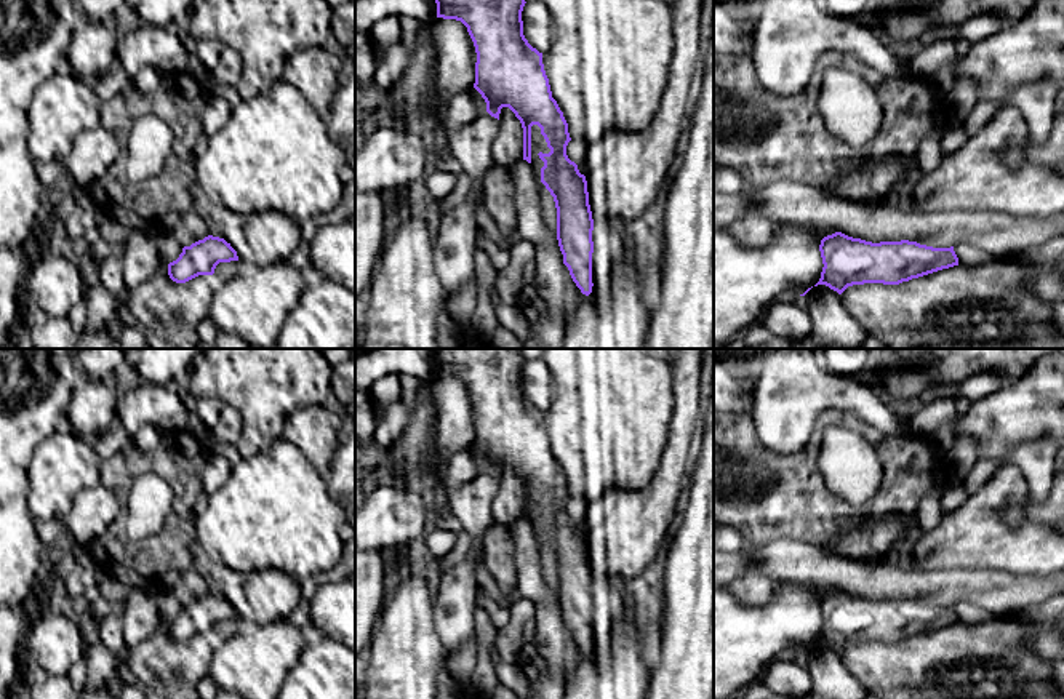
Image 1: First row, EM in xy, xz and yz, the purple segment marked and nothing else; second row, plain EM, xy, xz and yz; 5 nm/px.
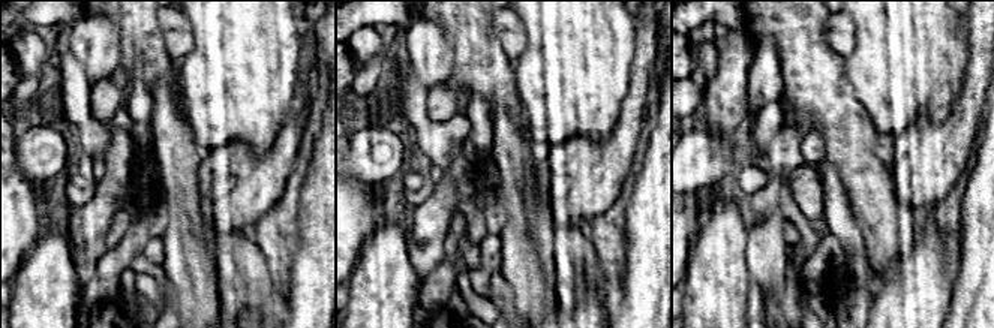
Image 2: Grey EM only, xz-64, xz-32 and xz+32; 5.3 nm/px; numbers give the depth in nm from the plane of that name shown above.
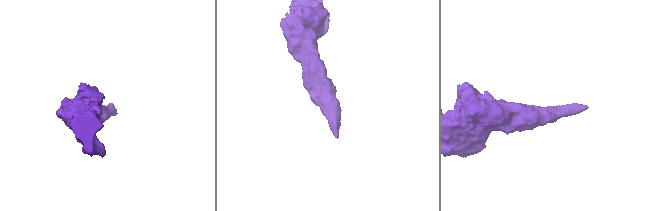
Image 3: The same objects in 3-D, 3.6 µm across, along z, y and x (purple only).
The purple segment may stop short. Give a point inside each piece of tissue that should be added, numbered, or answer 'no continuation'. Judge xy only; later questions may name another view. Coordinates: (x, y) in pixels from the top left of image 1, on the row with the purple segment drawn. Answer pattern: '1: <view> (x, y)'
no continuation

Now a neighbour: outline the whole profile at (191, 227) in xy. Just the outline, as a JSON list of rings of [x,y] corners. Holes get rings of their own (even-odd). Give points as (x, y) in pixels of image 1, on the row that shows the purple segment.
[[[192,210],[184,213],[178,224],[173,226],[170,234],[184,246],[190,246],[192,243],[203,240],[210,235],[210,224],[206,224],[202,216]]]

